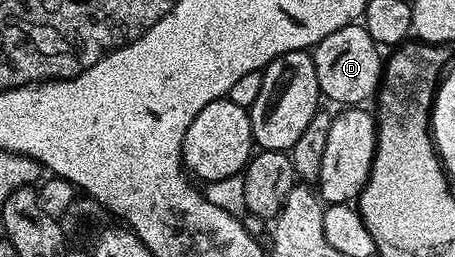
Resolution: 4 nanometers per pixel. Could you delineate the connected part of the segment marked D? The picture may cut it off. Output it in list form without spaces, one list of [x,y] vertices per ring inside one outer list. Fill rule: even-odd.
[[[357,22],[328,33],[312,49],[316,65],[316,81],[319,92],[338,105],[362,105],[365,99],[373,100],[382,82],[384,55],[378,44],[368,37],[368,33]]]

